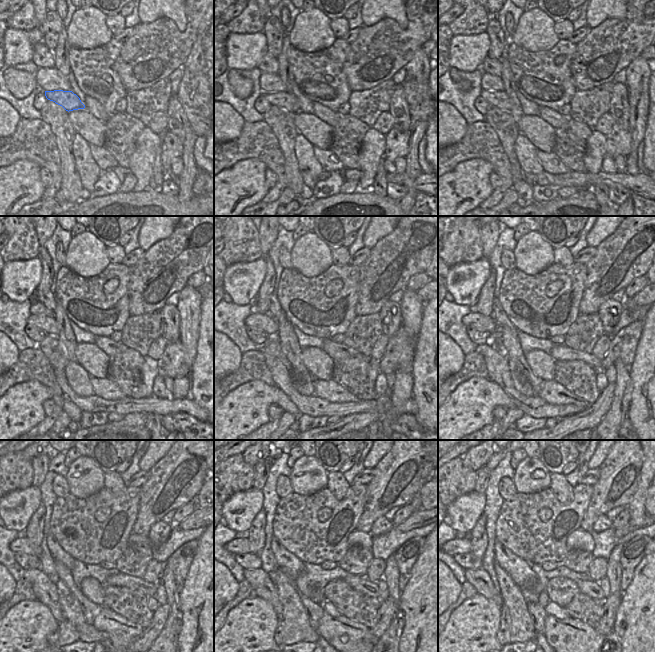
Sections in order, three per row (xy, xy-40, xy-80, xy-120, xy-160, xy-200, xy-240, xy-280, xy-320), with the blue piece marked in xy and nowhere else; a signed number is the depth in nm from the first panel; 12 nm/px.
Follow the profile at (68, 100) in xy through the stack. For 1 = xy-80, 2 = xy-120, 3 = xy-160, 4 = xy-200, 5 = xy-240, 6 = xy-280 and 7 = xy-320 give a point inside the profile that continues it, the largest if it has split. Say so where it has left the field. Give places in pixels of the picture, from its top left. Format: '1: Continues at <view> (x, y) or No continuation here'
1: Continues at xy-80 (499, 99)
2: Continues at xy-120 (47, 323)
3: Continues at xy-160 (265, 322)
4: Continues at xy-200 (476, 320)
5: Continues at xy-240 (20, 545)
6: Continues at xy-280 (238, 545)
7: Continues at xy-320 (459, 545).

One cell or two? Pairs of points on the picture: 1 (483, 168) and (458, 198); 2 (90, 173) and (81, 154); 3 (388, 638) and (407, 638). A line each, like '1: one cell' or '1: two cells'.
1: one cell
2: one cell
3: two cells

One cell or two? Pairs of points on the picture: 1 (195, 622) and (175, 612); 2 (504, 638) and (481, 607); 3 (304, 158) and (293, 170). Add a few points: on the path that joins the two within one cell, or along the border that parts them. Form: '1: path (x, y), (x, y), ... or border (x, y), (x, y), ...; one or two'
1: border (179, 592), (181, 627), (176, 638); two
2: border (501, 607), (501, 623), (497, 632), (497, 641); two
3: border (294, 142), (294, 155), (298, 171), (304, 183); two

